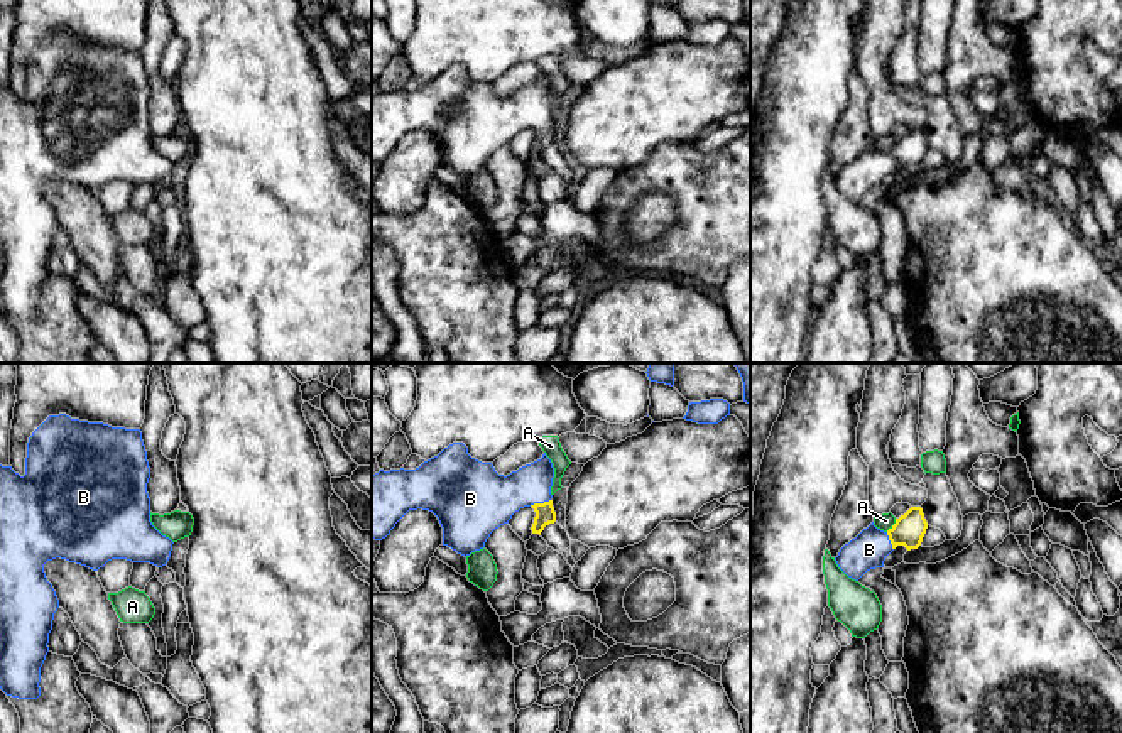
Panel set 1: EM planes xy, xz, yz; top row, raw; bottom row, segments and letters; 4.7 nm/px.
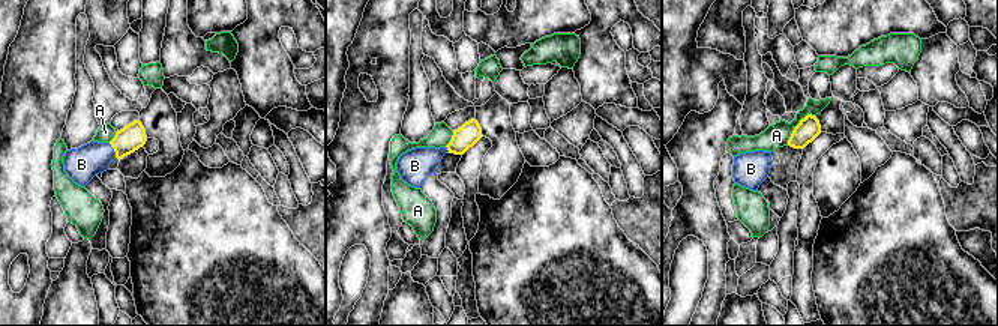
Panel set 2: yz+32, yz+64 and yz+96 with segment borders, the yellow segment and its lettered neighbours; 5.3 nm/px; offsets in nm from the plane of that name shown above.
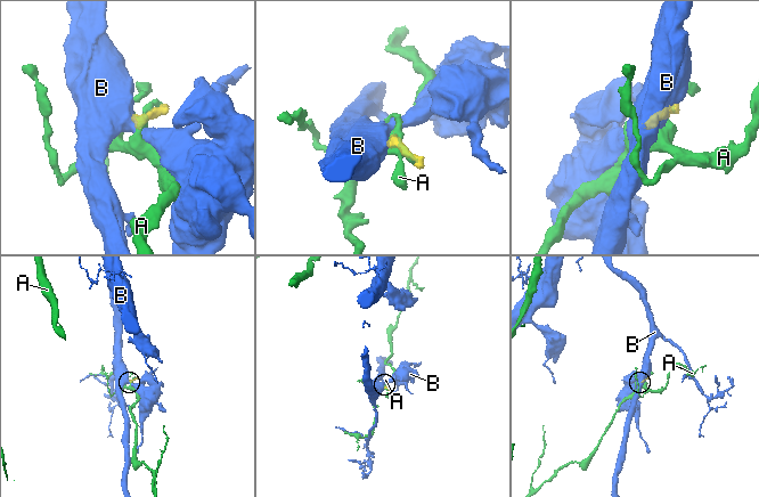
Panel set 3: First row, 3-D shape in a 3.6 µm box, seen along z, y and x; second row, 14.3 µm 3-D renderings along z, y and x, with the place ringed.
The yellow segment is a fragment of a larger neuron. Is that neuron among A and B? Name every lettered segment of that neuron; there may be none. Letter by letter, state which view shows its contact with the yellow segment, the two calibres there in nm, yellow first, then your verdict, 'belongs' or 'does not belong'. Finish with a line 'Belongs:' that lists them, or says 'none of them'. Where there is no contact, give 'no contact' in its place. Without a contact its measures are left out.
A: yz | 150/80 nm | does not belong
B: xz | 100/280 nm | belongs
Belongs: B

